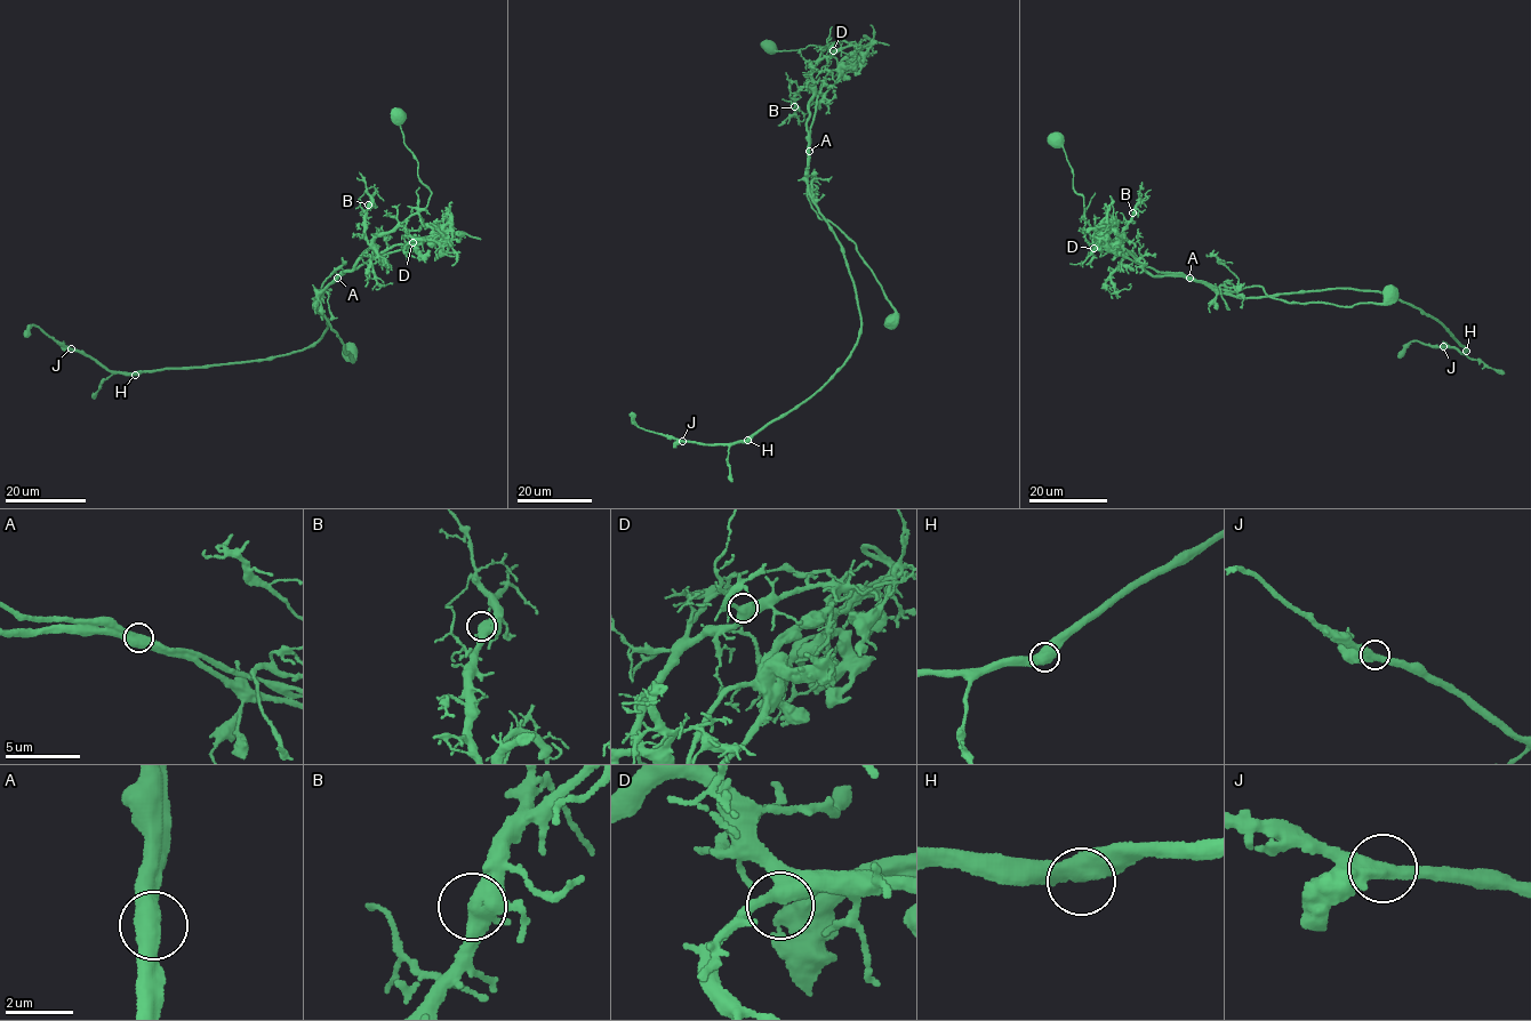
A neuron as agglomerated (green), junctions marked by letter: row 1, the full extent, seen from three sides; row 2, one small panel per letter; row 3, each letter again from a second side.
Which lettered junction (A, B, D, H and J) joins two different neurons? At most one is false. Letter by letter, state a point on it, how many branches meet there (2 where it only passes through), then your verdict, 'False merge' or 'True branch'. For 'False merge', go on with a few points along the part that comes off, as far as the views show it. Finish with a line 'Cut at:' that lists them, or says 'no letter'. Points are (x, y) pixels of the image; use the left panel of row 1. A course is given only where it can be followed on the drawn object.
A: Place: (337, 278). Branches: 2. False merge. Course of the part to remove: (337, 278), (311, 299), (318, 300), (352, 360), (345, 348), (347, 346)
B: Place: (368, 204). Branches: 2. True branch
D: Place: (413, 242). Branches: 2. True branch
H: Place: (135, 375). Branches: 2. True branch
J: Place: (71, 348). Branches: 2. True branch
Cut at: A

